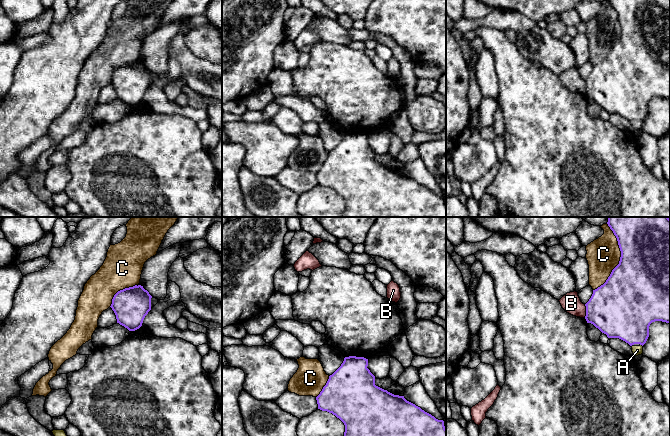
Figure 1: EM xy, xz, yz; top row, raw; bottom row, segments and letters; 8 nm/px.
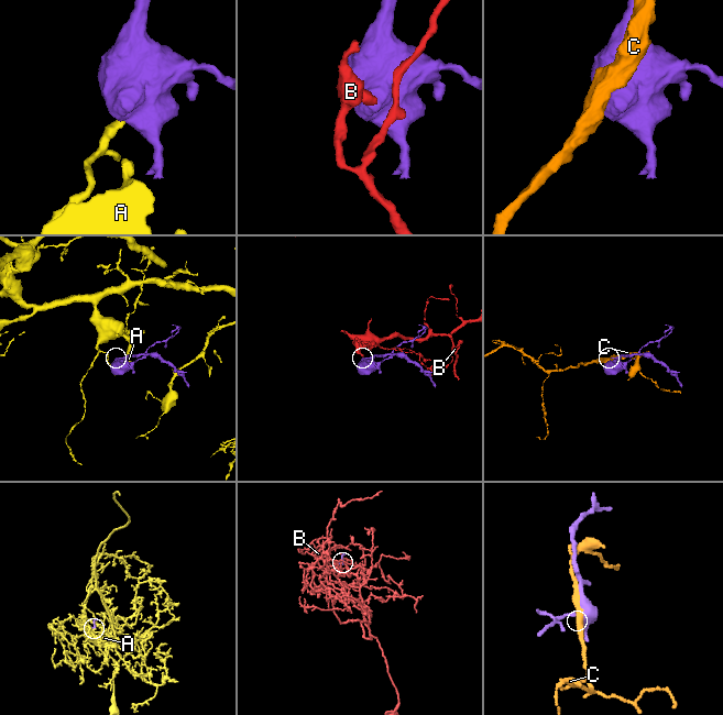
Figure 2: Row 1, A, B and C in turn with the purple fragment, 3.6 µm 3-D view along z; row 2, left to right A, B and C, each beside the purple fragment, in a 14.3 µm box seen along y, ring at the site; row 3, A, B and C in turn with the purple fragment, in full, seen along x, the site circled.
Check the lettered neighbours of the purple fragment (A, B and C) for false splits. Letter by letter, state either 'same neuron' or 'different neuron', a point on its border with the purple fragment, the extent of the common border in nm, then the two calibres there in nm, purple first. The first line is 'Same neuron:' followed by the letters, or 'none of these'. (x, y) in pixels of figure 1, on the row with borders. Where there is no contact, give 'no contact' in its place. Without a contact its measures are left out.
Same neuron: none of these
A: different neuron | yz (641, 344) | 30 nm | 380/80 nm
B: different neuron | yz (586, 311) | 110 nm | 460/160 nm
C: different neuron | yz (620, 258) | 550 nm | 500/280 nm

